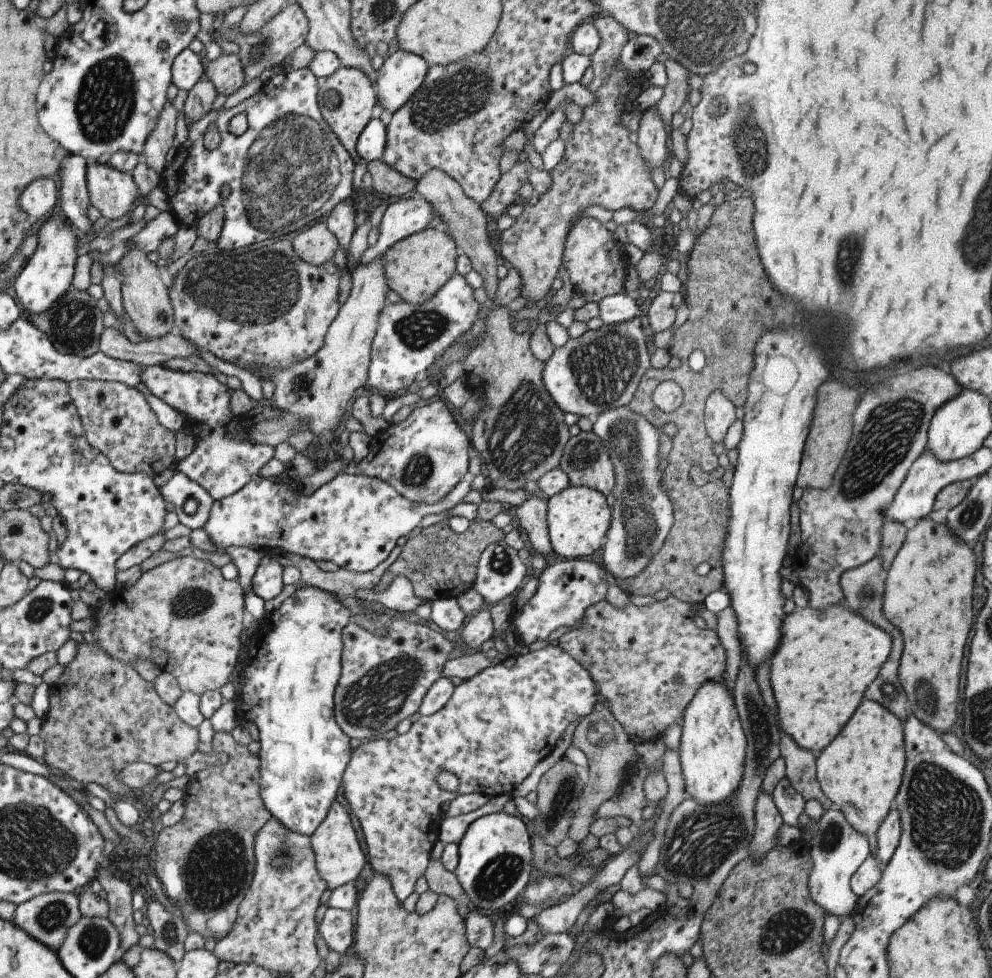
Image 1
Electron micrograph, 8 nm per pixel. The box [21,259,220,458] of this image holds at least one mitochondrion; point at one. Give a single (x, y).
(73, 322)

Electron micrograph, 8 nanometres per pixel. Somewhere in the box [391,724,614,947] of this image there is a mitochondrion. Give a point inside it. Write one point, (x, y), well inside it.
(497, 875)

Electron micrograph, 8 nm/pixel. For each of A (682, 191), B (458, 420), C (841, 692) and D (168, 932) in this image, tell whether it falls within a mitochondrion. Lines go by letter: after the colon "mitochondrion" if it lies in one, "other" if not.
A: other
B: other
C: other
D: mitochondrion

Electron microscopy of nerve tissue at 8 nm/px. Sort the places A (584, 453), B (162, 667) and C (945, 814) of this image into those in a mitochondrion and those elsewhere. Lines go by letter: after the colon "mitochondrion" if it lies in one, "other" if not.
A: mitochondrion
B: other
C: mitochondrion

